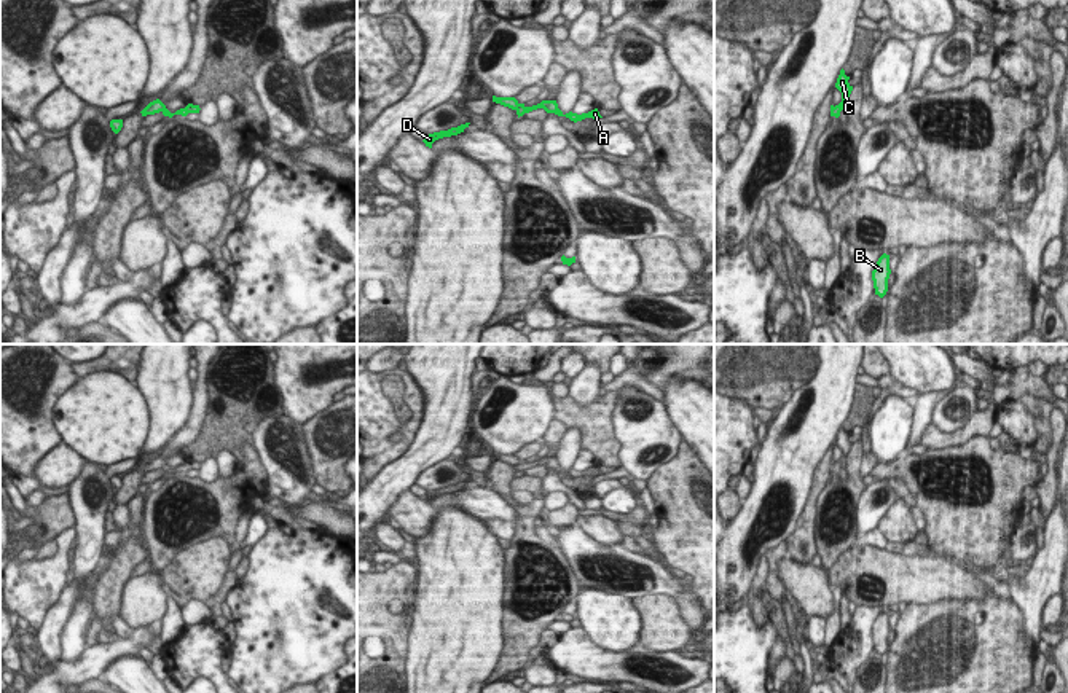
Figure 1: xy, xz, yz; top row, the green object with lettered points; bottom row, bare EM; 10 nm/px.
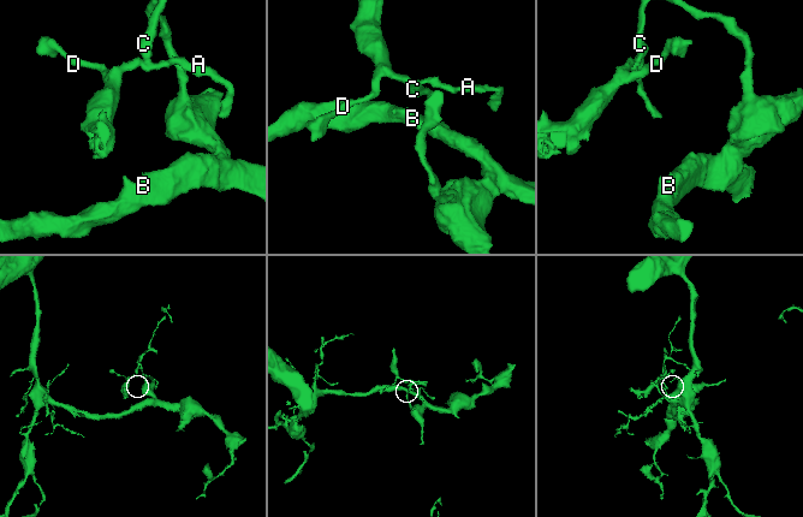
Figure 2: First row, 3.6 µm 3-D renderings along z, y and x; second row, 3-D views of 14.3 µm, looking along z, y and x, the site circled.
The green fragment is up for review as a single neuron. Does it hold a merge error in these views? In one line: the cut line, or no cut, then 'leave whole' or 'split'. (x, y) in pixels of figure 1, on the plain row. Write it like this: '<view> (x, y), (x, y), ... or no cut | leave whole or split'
xz (522, 461), (515, 465) | split

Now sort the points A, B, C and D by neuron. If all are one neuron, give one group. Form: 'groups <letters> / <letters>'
groups A B C / D

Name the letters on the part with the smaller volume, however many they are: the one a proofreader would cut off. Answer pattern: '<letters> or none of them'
D

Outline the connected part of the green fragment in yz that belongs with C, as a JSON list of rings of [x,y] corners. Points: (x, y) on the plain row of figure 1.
[[[840,427],[835,444],[842,449],[842,459],[830,465],[830,473],[838,475],[840,468],[845,465],[845,457],[850,454],[853,443],[848,440],[850,433],[845,432],[845,427]]]

